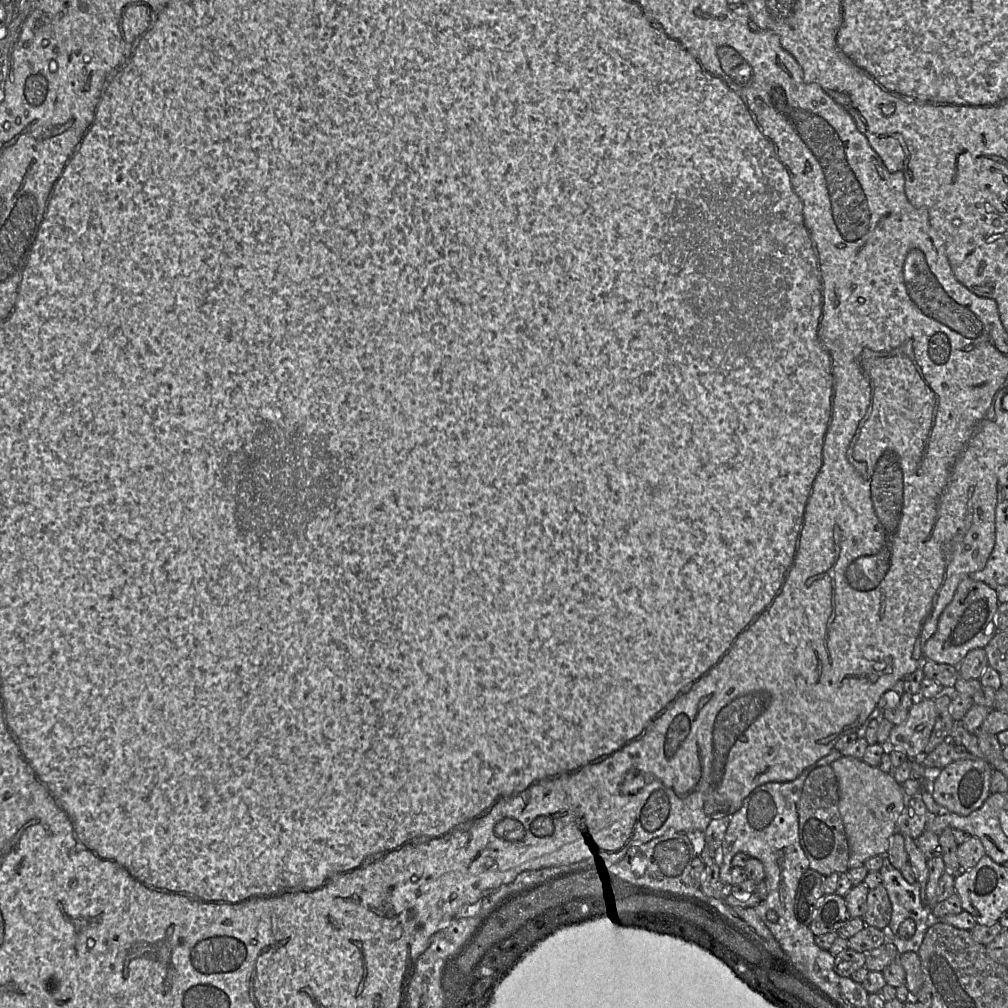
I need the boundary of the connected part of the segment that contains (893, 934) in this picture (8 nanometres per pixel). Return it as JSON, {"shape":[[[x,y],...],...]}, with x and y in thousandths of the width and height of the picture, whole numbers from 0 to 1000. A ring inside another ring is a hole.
{"shape":[[[879,848],[876,849],[876,857],[872,865],[874,868],[874,877],[878,880],[885,898],[885,908],[879,924],[879,934],[885,935],[889,938],[892,946],[898,944],[910,945],[920,922],[928,915],[931,915],[932,912],[929,912],[925,908],[924,901],[921,898],[915,896],[913,890],[913,877],[911,875],[900,875],[895,868],[894,862],[891,863],[886,860]],[[899,912],[905,912],[909,918],[909,925],[906,930],[902,932],[897,932],[890,928],[892,918]]]}

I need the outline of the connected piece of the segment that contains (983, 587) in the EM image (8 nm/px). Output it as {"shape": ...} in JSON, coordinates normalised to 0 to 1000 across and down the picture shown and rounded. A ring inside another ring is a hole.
{"shape":[[[963,570],[956,573],[949,582],[944,596],[935,607],[929,627],[917,640],[916,648],[918,655],[950,661],[963,645],[976,643],[989,627],[987,608],[990,600],[990,588],[988,584],[982,582],[976,577],[964,574]]]}

